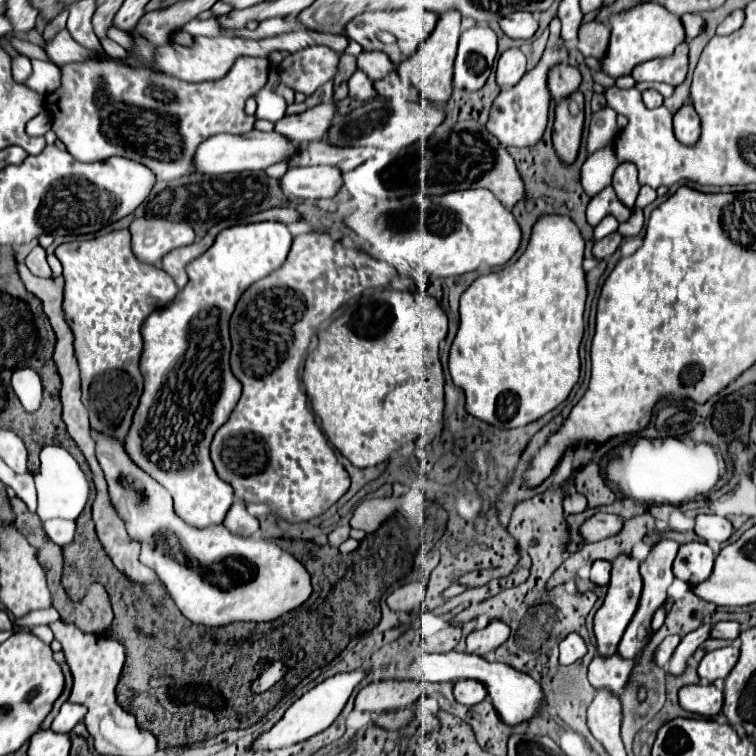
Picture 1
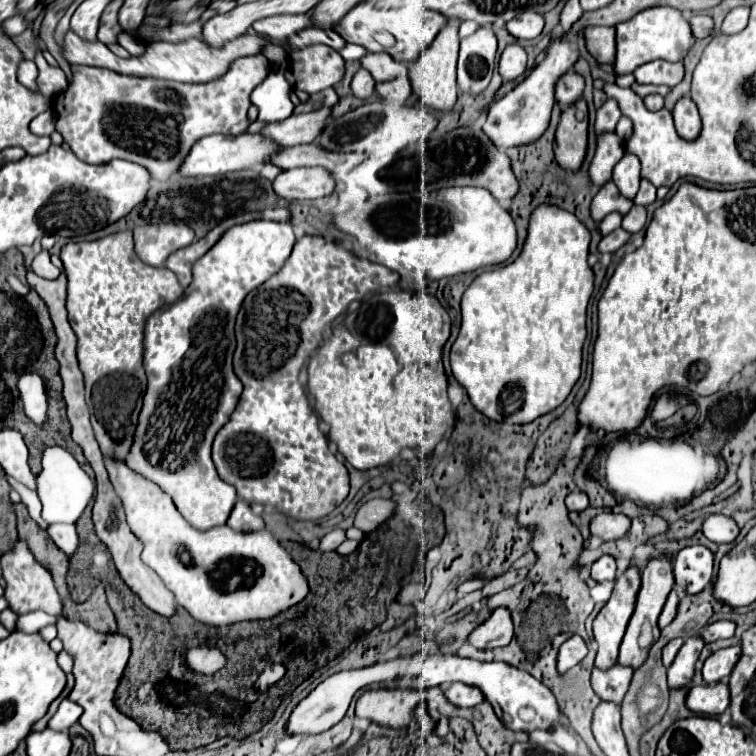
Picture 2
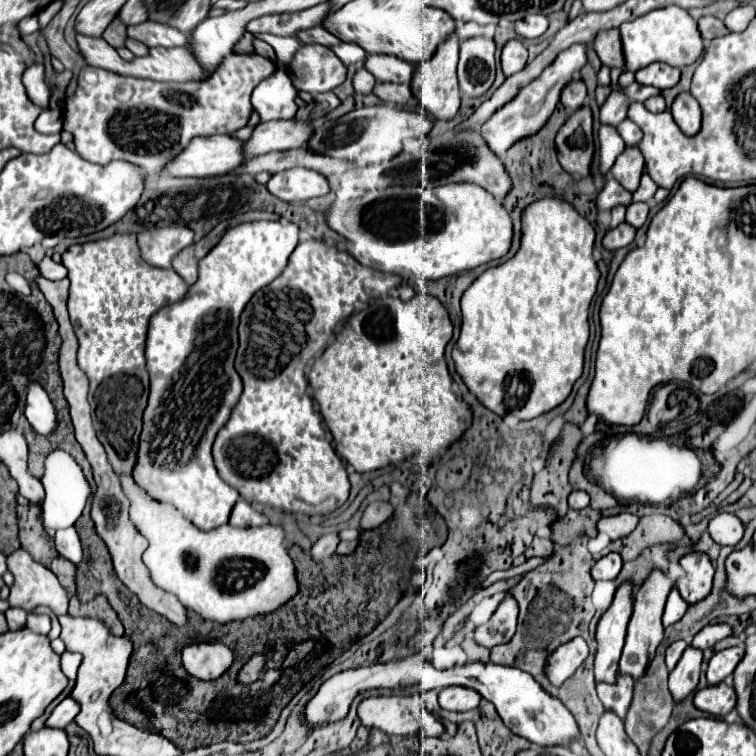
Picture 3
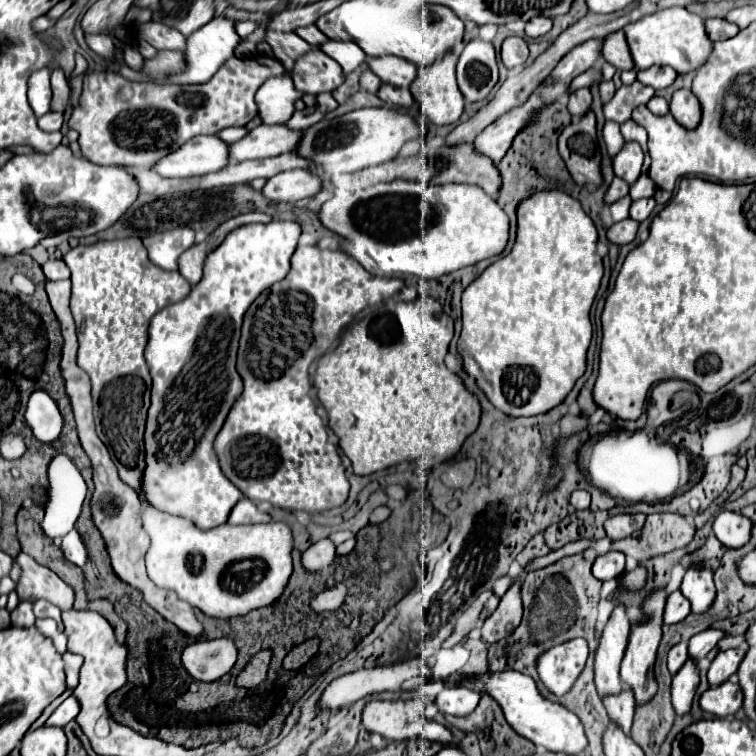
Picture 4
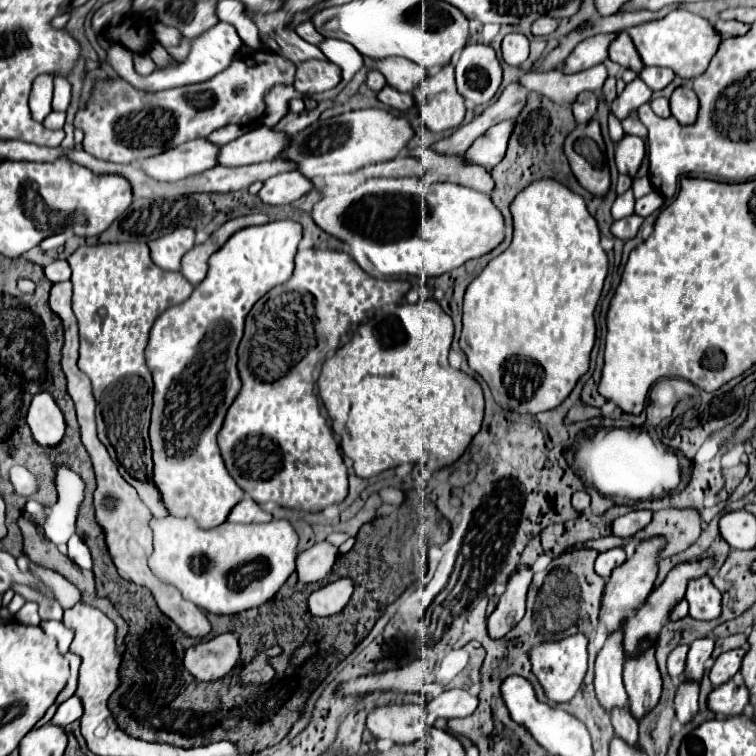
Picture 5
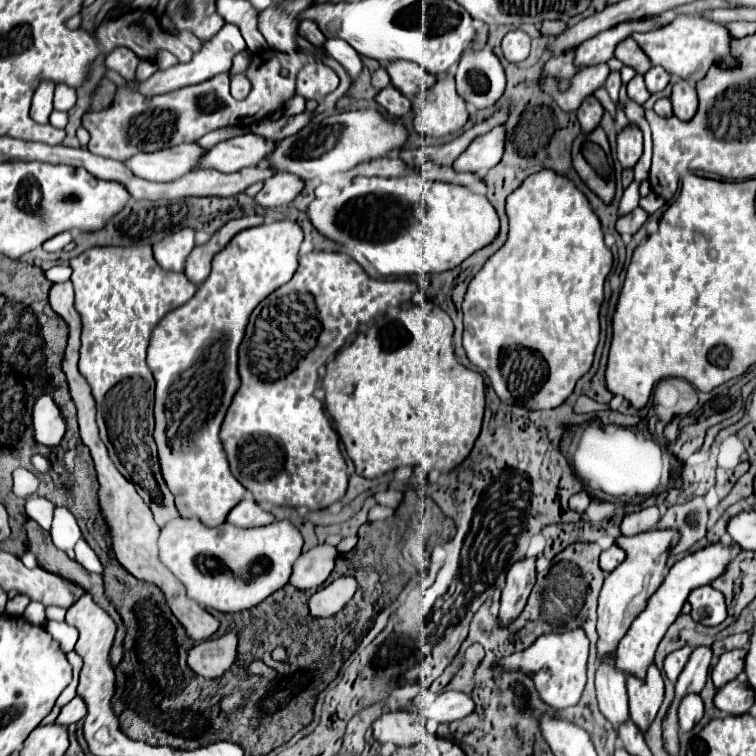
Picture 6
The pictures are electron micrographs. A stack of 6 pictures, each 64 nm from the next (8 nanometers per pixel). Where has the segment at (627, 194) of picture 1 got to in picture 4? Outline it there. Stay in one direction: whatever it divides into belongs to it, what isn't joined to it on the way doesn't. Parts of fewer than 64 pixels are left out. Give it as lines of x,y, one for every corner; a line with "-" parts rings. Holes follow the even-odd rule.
626,142
622,150
614,156
614,174
624,178
628,184
634,184
642,170
644,152
638,142

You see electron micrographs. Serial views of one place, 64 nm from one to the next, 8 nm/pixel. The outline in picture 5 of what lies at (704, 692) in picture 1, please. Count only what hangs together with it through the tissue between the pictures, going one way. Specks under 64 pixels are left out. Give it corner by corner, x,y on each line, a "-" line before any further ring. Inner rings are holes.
734,680
714,688
708,696
708,708
716,714
724,716
738,716
742,714
744,706
750,702
750,692
746,686
736,684

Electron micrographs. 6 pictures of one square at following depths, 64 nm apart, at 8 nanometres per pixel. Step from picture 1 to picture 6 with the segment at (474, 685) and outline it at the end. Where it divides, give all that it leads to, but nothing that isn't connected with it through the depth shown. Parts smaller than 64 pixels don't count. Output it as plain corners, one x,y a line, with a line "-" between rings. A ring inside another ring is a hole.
448,690
436,696
436,700
432,704
426,706
424,714
428,718
434,718
436,722
454,722
460,720
464,716
468,716
474,710
472,698
464,692
456,692
456,690

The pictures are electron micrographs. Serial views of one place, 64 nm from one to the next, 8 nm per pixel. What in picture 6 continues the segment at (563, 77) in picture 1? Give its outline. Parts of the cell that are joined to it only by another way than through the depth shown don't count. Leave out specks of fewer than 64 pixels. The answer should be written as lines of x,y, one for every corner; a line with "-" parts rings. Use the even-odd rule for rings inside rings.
588,96
588,98
582,102
580,110
578,110
578,120
580,120
582,130
588,134
588,132
592,132
594,128
598,128
598,126
600,126
600,120
602,120
602,114
604,114
602,104
600,104
594,96

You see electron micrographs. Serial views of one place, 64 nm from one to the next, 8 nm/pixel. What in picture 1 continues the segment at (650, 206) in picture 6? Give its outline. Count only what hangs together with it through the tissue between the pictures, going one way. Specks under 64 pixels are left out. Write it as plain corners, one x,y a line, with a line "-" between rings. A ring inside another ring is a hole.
634,208
630,218
620,224
618,232
622,232
622,236
636,236
636,234
640,234
642,226
644,226
644,214
640,208

